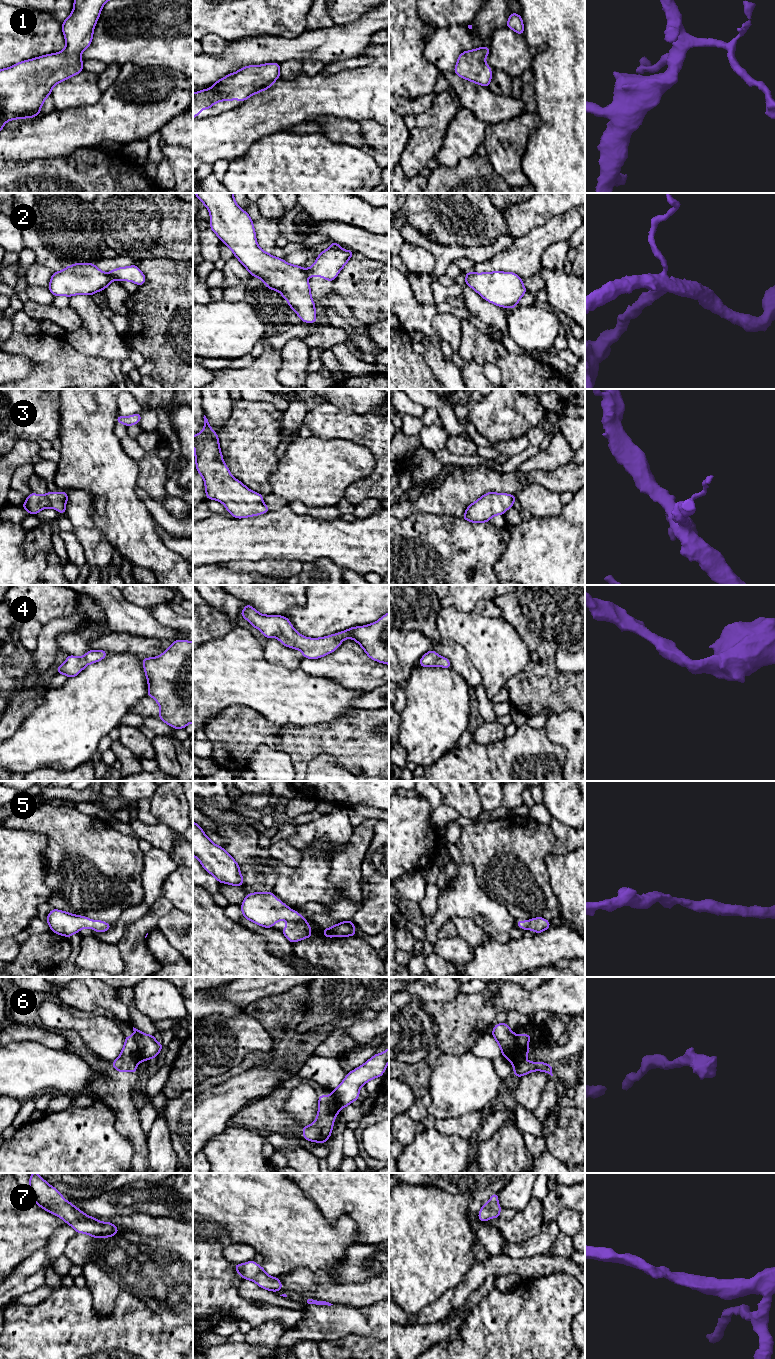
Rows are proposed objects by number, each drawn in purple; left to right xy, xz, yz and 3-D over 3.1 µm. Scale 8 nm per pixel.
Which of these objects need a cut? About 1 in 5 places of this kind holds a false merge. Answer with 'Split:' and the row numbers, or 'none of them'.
Split: 2, 6

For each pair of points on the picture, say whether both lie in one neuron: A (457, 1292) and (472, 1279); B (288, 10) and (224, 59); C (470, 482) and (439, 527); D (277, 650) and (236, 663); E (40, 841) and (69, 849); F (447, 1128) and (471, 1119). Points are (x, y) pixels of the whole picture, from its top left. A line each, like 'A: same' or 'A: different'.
A: same
B: different
C: different
D: different
E: different
F: same

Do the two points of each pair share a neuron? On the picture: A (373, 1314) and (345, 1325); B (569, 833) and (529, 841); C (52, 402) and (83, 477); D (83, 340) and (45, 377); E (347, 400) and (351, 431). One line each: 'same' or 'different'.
A: same
B: different
C: different
D: different
E: different

